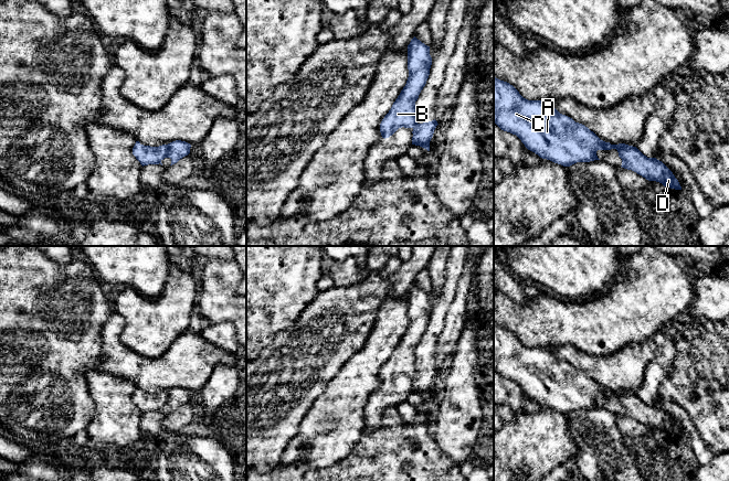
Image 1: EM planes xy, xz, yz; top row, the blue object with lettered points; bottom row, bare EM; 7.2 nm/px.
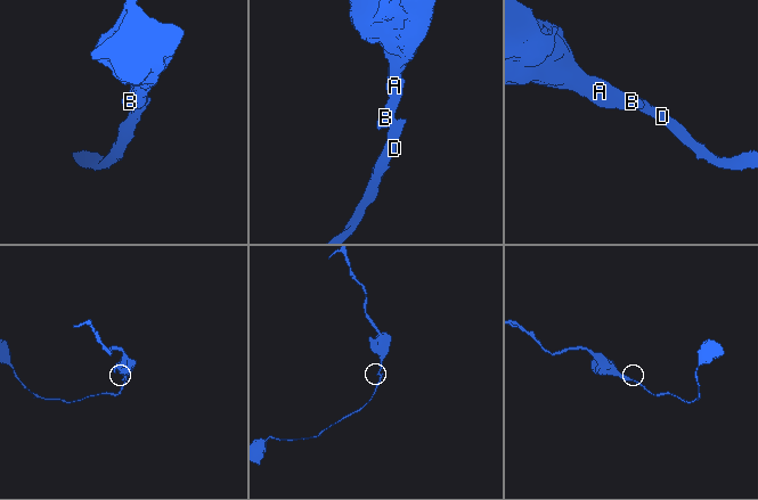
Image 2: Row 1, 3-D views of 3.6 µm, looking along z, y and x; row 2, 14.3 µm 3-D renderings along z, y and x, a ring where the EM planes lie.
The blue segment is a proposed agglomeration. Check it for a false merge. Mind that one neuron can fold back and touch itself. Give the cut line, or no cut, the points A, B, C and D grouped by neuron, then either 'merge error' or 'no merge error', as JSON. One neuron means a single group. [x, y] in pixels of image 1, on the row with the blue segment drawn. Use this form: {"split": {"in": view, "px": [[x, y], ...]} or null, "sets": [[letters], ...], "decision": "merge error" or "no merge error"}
{"split": {"in": "xy", "px": [[167, 145], [167, 151], [161, 159]]}, "sets": [["A", "B", "C"], ["D"]], "decision": "merge error"}

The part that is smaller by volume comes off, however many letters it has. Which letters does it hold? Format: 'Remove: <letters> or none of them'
Remove: D

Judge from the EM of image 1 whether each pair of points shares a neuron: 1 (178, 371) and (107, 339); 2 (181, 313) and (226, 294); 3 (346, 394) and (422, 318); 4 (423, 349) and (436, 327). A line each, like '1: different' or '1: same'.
1: same
2: different
3: different
4: same

